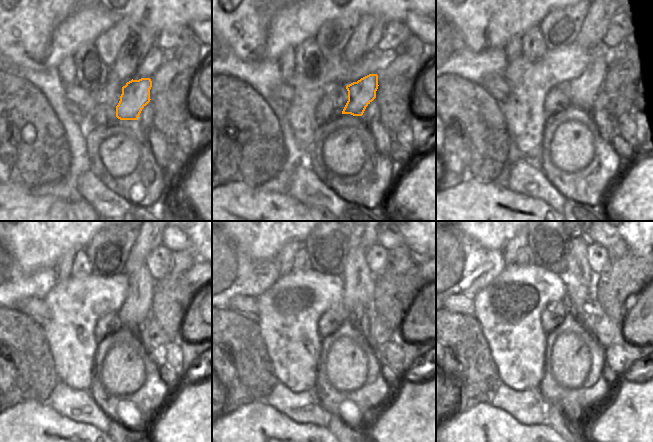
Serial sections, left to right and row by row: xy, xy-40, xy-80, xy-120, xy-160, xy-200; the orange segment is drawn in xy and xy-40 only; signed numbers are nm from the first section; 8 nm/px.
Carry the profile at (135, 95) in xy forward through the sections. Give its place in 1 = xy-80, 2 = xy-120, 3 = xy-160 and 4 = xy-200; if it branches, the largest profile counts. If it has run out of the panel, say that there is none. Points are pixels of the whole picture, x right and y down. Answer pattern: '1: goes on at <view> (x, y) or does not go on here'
1: goes on at xy-80 (583, 90)
2: goes on at xy-120 (136, 308)
3: goes on at xy-160 (358, 280)
4: goes on at xy-200 (578, 276)

